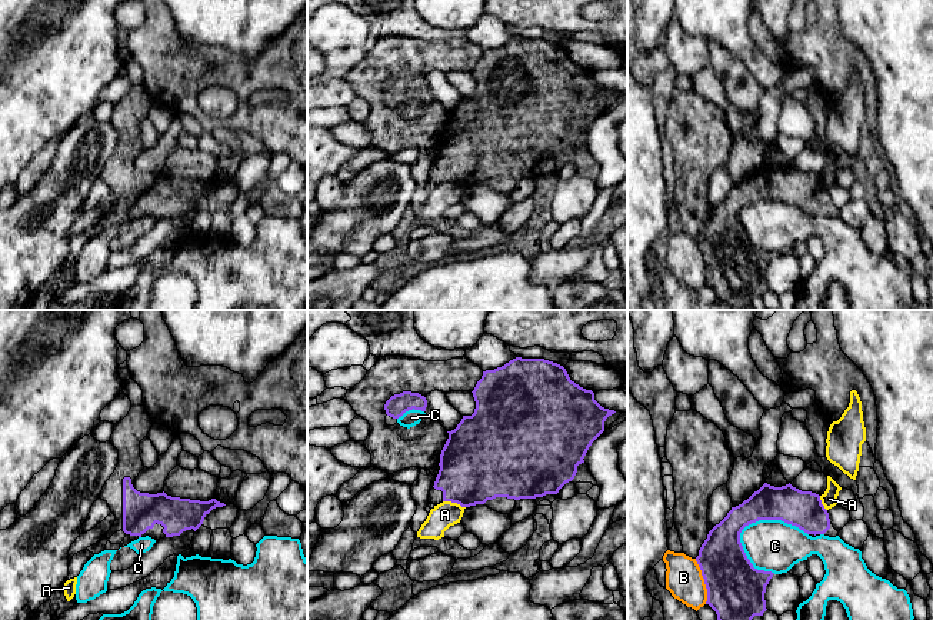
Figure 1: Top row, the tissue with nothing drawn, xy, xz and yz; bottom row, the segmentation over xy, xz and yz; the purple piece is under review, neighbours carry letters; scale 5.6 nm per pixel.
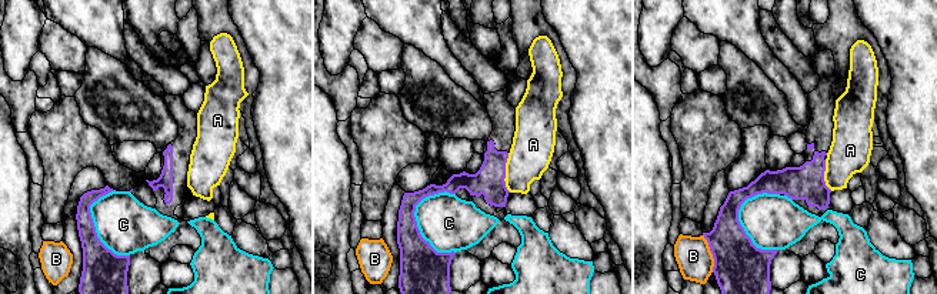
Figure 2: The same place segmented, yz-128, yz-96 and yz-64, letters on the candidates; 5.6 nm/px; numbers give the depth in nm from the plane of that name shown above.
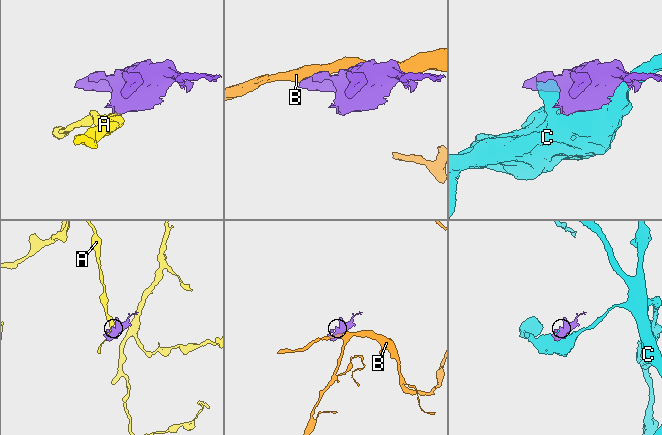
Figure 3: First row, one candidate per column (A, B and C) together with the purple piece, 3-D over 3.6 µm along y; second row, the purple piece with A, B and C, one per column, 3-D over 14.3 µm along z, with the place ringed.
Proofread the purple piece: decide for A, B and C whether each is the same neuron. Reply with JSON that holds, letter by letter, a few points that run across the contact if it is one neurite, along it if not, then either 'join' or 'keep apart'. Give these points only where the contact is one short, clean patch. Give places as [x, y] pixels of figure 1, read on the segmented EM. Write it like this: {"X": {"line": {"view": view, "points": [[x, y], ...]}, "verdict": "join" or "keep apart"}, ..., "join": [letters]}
{"A": {"line": {"view": "xz", "points": [[443, 500], [450, 500], [465, 507]]}, "verdict": "keep apart"}, "B": {"verdict": "keep apart"}, "C": {"verdict": "keep apart"}, "join": []}

